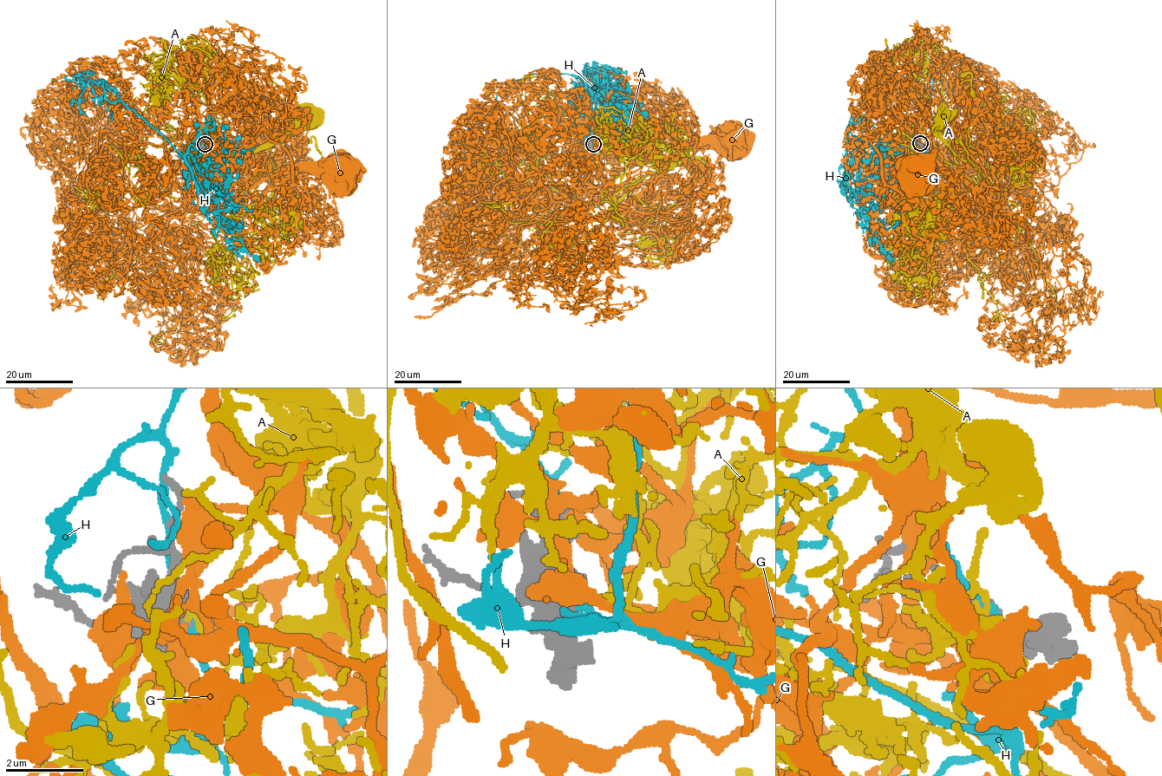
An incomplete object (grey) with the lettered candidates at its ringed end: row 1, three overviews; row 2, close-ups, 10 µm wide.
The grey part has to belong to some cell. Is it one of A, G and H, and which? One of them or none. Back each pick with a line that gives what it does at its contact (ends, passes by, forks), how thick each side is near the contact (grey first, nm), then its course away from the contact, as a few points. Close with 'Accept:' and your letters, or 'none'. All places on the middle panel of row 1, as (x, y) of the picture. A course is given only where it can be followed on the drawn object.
A: It passes by. Thickness 550 nm (grey) against 180 nm. Its course: (592, 144), (606, 143), (607, 118), (584, 114), (577, 142), (612, 183), (612, 211), (638, 179), (699, 163)
Accept: A

